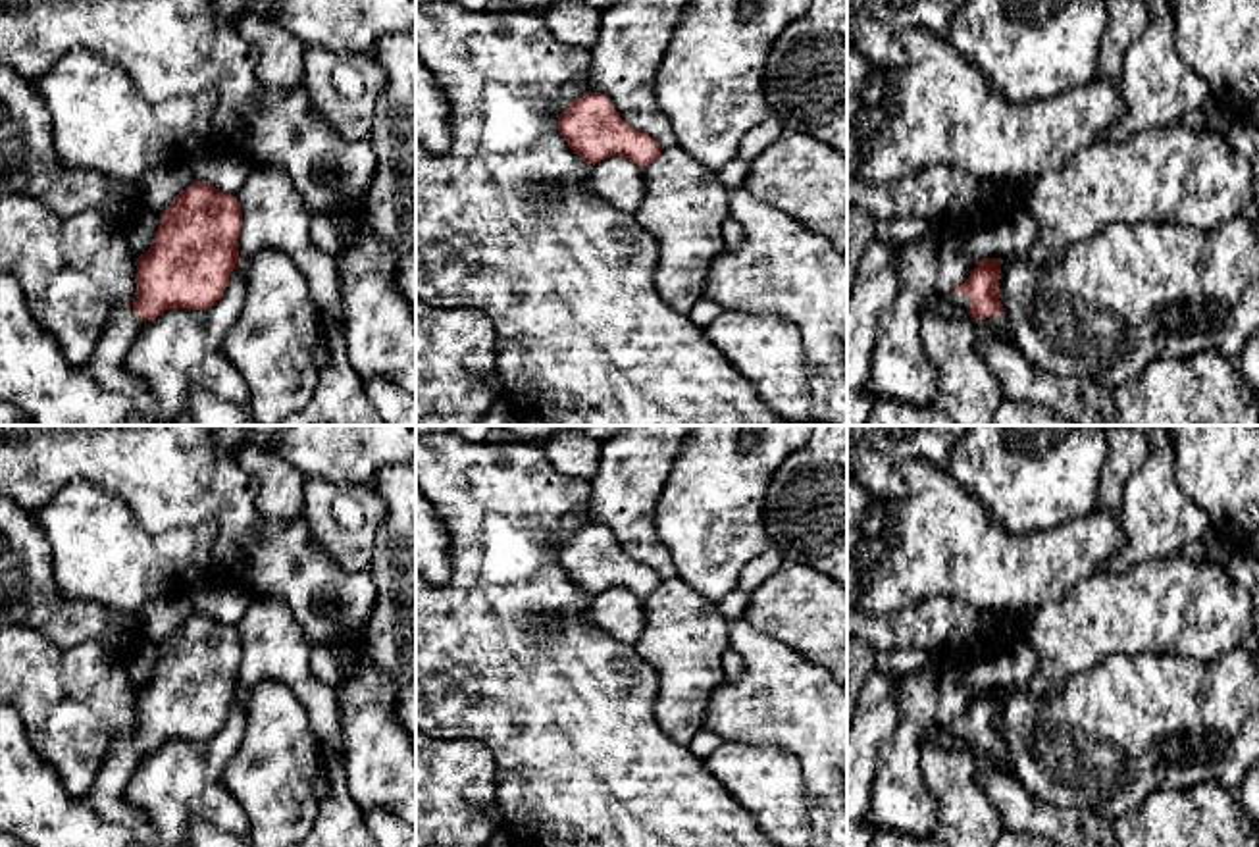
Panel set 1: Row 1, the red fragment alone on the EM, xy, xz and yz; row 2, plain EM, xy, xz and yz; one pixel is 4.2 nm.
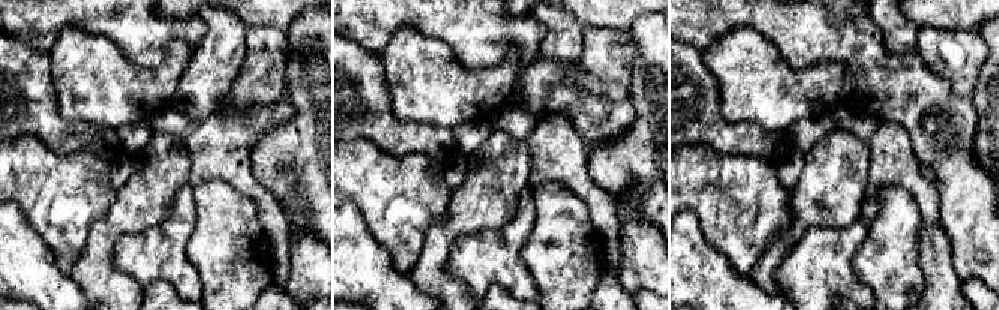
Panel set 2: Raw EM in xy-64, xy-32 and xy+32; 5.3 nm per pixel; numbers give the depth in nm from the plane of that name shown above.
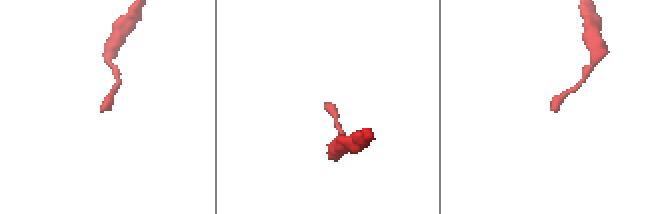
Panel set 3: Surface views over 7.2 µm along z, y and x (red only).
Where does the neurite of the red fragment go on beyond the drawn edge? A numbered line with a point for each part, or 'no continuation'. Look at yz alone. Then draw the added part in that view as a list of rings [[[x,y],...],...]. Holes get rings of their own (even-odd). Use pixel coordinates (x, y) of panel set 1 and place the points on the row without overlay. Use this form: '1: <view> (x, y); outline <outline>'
1: yz (967, 817); outline [[[951,724],[947,732],[955,745],[924,745],[920,755],[924,785],[939,803],[936,834],[949,847],[995,847],[1001,818],[978,785],[974,764],[984,758],[999,768],[1009,766],[1007,747],[974,751],[966,726]]]

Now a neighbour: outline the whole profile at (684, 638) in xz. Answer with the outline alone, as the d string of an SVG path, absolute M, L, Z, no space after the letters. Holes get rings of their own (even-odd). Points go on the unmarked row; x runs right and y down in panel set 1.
M680 578L660 581L643 597L643 612L645 628L633 649L658 676L656 722L672 741L689 745L707 728L710 697L724 685L722 654L730 622Z

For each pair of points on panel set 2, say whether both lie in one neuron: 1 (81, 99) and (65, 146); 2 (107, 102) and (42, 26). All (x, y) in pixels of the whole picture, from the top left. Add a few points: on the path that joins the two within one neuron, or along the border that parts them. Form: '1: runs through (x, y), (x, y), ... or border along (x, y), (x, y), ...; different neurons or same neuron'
1: border along (54, 92), (57, 111), (65, 119), (92, 126); different neurons
2: border along (90, 33), (66, 27), (47, 51); different neurons

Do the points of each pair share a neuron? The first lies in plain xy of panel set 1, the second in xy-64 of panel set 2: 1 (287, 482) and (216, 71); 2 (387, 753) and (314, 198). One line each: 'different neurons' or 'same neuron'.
1: same neuron
2: different neurons

